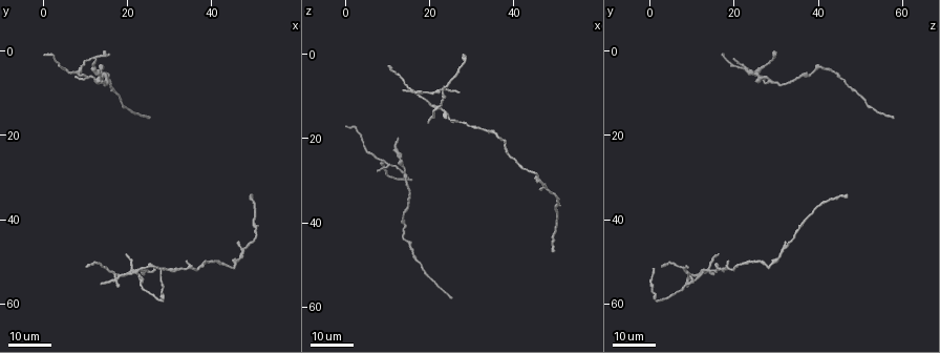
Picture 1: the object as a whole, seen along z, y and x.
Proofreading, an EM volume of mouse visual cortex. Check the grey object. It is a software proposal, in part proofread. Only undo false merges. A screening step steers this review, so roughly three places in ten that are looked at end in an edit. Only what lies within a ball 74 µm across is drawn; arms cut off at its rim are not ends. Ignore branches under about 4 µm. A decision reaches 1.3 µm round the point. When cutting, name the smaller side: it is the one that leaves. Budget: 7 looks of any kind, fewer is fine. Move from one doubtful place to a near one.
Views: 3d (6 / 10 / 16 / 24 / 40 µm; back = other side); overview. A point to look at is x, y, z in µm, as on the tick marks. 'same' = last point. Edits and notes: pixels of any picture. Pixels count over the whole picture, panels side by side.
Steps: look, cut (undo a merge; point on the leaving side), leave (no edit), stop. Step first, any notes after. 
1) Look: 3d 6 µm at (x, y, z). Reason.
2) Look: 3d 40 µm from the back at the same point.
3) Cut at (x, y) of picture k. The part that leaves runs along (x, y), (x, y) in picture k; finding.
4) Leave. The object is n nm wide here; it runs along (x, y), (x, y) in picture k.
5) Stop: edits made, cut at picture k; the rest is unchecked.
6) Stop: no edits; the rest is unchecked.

Look: 3d 24 µm at (14.0, 7.5, 28.5). Arms part here.

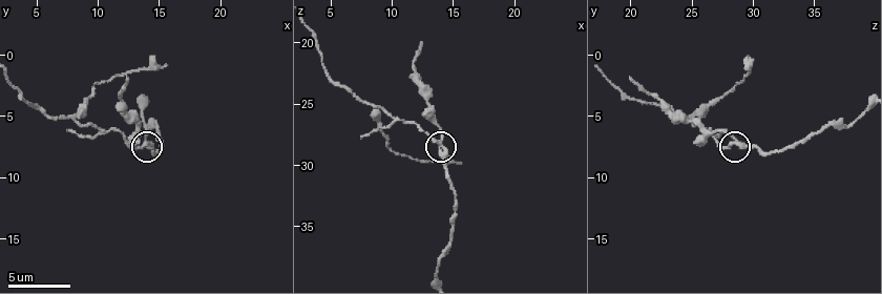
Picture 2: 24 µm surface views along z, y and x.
Look: 3d 10 µm at (13.8, 7.0, 28.2).

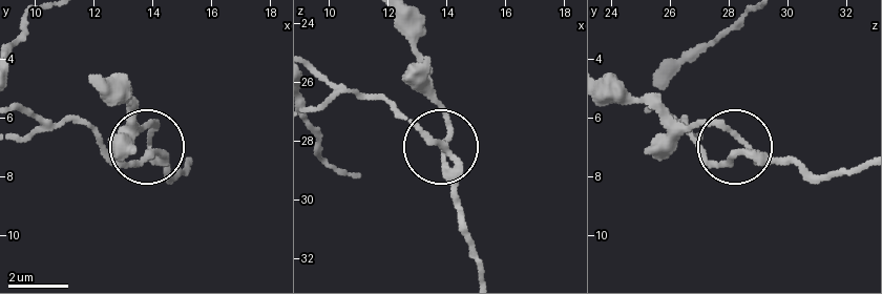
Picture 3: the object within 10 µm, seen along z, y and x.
Leave. The object is 210 nm wide here; it runs along (185, 159), (177, 174), (163, 167), (140, 109) in picture 3; all the same cell.

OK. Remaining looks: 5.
Look: 3d 16 µm at (8.2, 4.8, 25.0). Three-way junction.

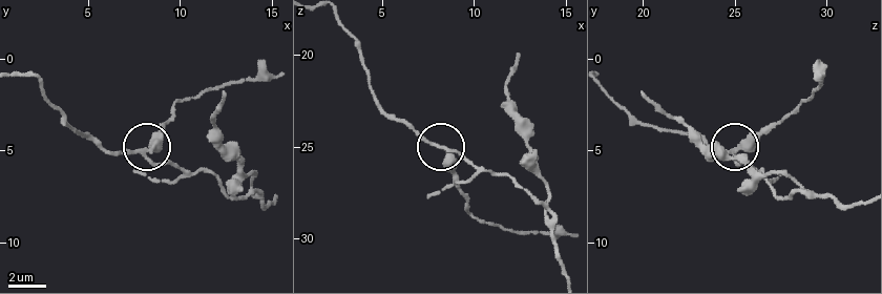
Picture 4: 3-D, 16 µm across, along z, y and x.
Cut at (160, 140) of picture 4. The side arm is 11 µm long; the part that leaves runs along (159, 167), (100, 148), (53, 105), (34, 74), (19, 72) in picture 4; two cells meet here.

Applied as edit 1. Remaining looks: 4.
Look: 3d 24 µm at (14.0, 4.5, 39.0). Sudden change in width.

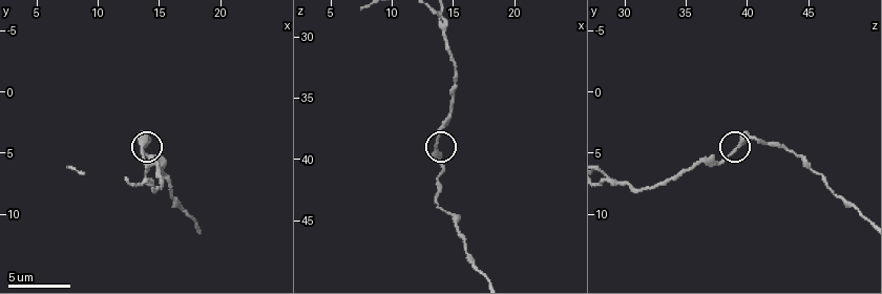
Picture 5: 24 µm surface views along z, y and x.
Look: 3d 10 µm at (14.0, 4.0, 39.4).

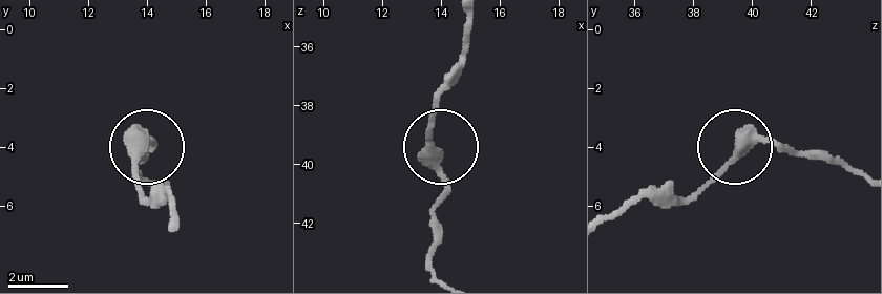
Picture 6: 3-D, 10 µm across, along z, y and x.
Leave. It runs along (859, 172), (754, 142), (689, 200) in picture 6; one cell here.

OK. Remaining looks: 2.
Look: 3d 16 µm at (34.0, 51.0, 18.5). Three-way junction.

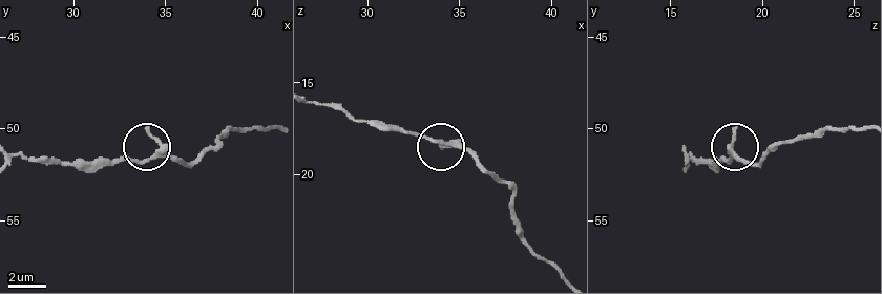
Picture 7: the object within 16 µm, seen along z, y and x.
Look: 3d 10 µm at (34.4, 51.6, 18.3). Closer look.

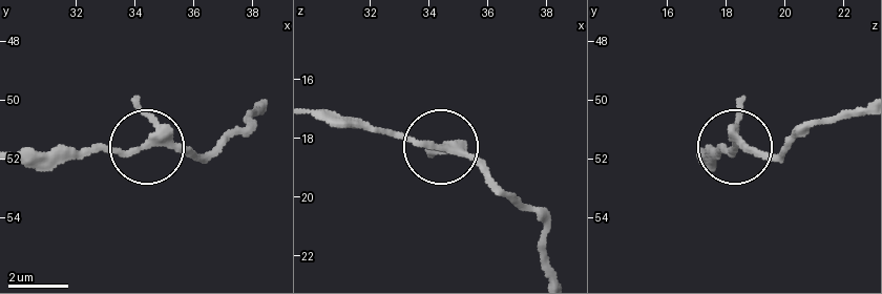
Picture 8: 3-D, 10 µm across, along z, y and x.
Leave. It runs along (553, 274), (541, 222), (483, 169), (365, 131) in picture 8; all the same cell.

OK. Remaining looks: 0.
Stop: edits made, cut at picture 4; the rest is unchecked.

